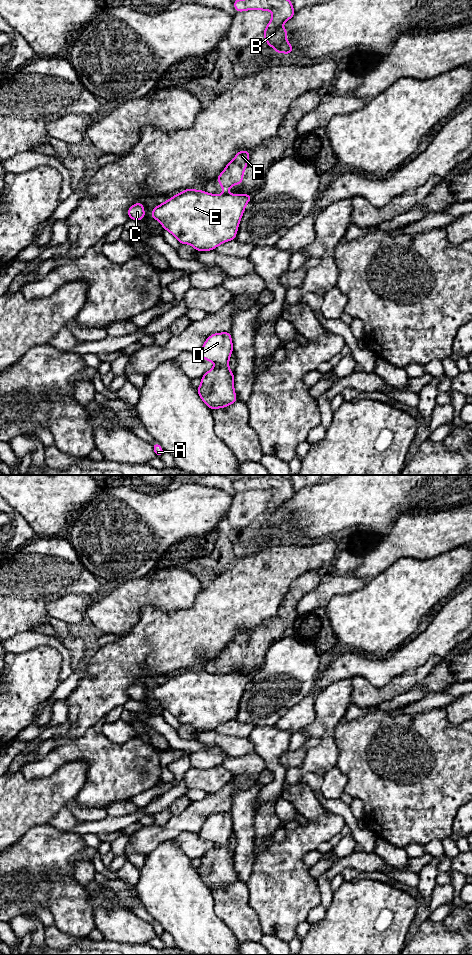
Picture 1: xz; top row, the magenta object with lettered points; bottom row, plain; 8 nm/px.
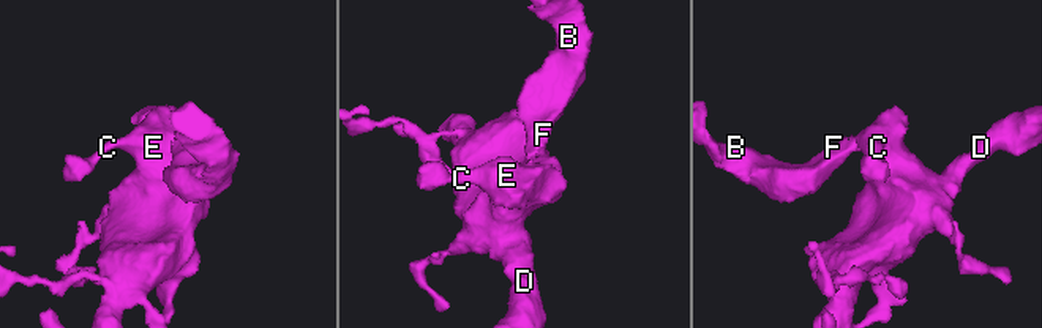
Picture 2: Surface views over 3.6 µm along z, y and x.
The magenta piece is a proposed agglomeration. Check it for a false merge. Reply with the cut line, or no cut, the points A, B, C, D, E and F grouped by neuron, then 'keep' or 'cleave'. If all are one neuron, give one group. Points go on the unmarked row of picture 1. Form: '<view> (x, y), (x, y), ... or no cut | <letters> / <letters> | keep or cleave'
xz (222, 673), (226, 674) | A C D E / B F | cleave

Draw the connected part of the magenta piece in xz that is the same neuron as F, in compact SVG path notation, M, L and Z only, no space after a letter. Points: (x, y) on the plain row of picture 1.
M240 630L236 636L226 645L225 649L217 657L217 666L222 666L222 674L227 674L227 670L234 665L239 665L243 661L244 650L250 633L246 630Z

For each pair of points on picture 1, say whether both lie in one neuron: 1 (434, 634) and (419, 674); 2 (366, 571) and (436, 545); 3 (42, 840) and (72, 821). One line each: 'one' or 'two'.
1: two
2: one
3: two

